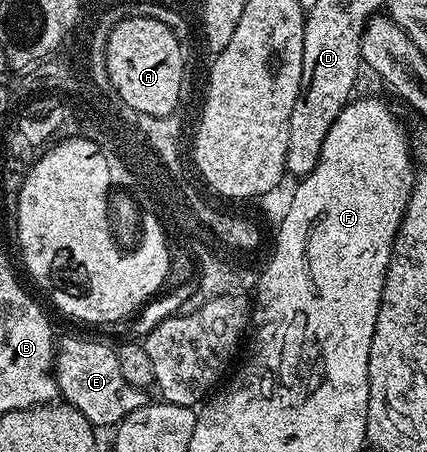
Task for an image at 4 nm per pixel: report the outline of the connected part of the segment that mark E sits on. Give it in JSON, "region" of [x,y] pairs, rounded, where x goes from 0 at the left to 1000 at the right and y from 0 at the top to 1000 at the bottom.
{"region":[[[159,743],[143,761],[138,754],[126,779],[126,830],[148,892],[173,898],[227,951],[260,949],[307,912],[351,889],[340,861],[304,854],[304,845],[286,836],[286,819],[276,819],[272,770],[234,752]]]}

